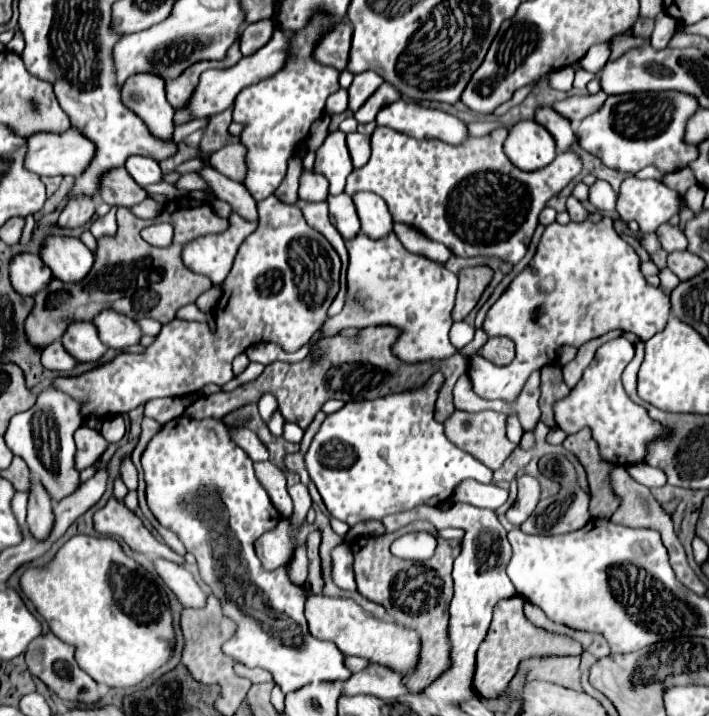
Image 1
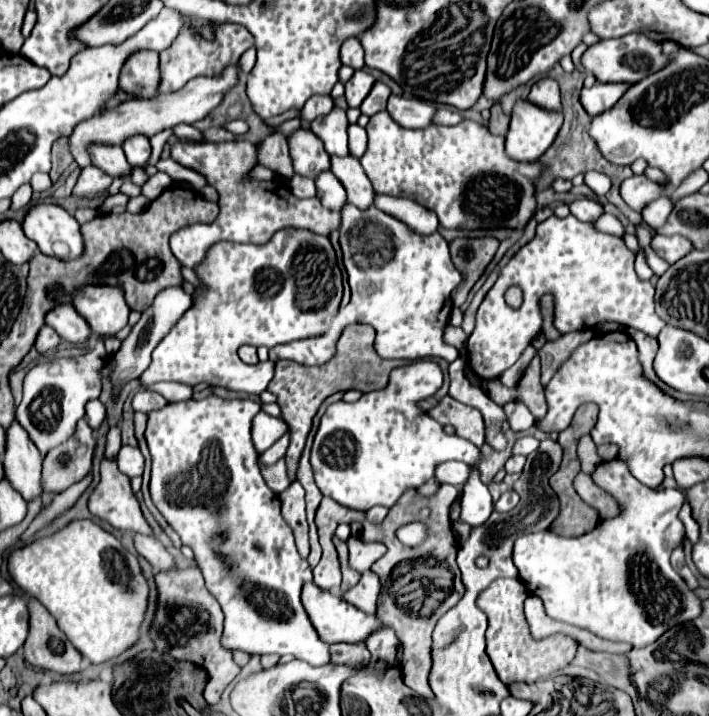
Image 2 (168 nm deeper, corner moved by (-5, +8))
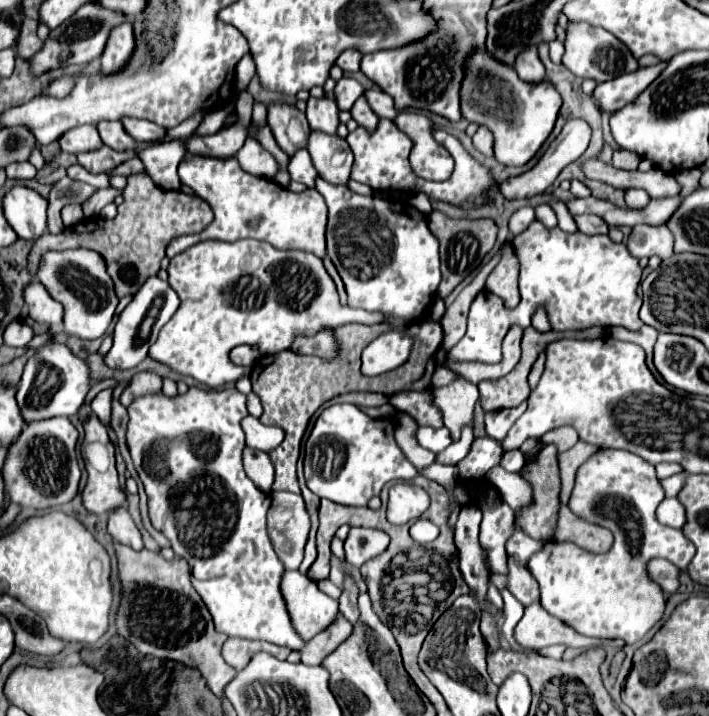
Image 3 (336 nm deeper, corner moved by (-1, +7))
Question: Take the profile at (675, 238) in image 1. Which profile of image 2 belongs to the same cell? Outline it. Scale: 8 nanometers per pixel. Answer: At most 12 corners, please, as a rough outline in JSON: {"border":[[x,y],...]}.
{"border":[[661,195],[641,213],[649,227],[661,227],[671,213],[671,199]]}

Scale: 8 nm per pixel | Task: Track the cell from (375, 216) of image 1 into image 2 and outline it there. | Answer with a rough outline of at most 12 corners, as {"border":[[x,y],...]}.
{"border":[[329,155],[331,173],[345,187],[347,201],[373,205],[375,191],[359,159]]}

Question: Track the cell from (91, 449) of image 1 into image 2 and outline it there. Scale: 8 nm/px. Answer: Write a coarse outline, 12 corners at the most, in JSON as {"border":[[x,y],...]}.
{"border":[[85,419],[43,457],[43,491],[63,493],[91,471],[93,429]]}

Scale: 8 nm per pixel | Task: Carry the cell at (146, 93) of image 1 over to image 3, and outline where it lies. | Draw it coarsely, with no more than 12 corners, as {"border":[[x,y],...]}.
{"border":[[131,24],[117,26],[101,56],[103,74],[121,72],[133,58]]}

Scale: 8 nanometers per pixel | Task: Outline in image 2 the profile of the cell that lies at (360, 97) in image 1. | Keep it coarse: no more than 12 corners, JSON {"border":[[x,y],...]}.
{"border":[[365,71],[345,83],[349,107],[359,107],[375,79]]}

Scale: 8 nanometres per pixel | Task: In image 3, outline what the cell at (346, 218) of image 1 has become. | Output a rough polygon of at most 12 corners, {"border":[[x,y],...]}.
{"border":[[307,150],[291,156],[291,180],[313,188],[317,170]]}

